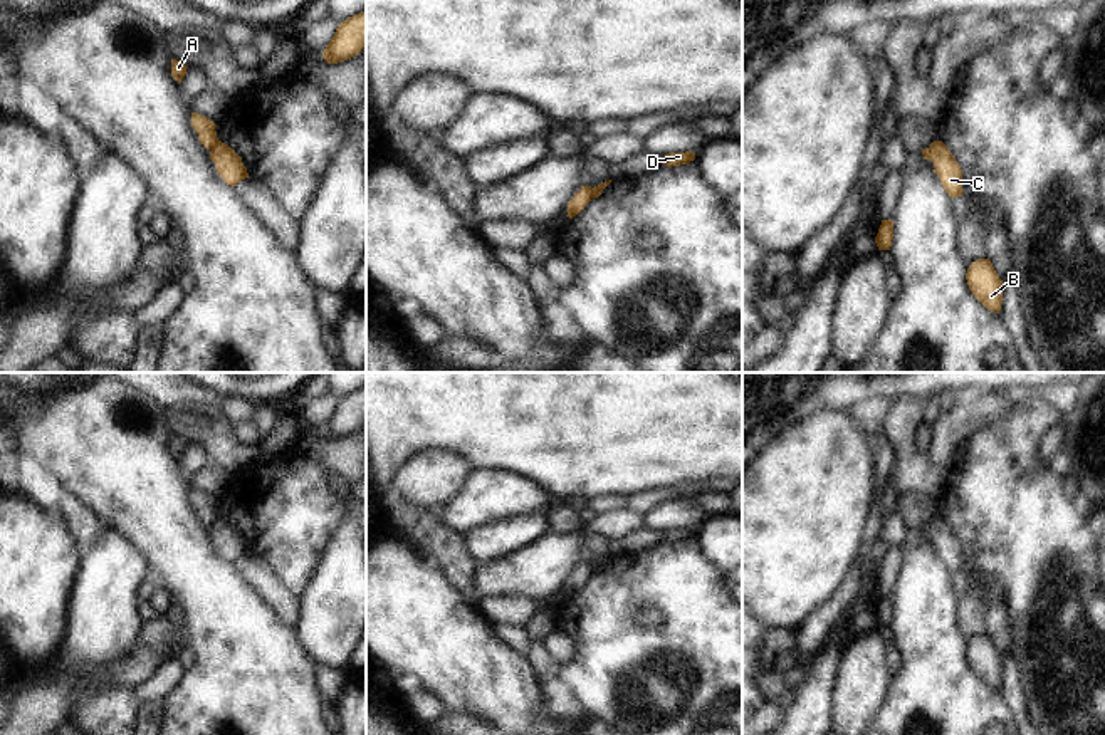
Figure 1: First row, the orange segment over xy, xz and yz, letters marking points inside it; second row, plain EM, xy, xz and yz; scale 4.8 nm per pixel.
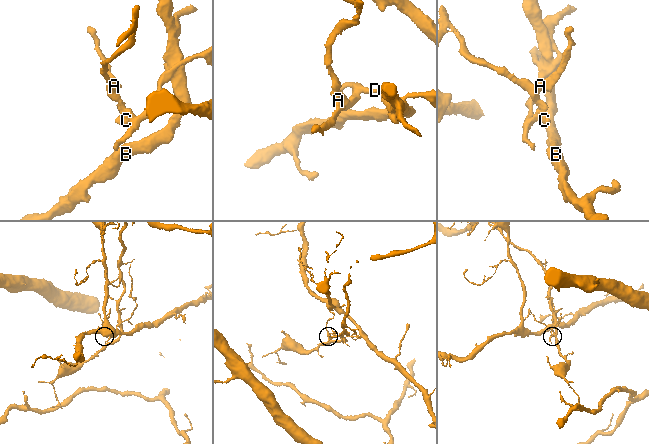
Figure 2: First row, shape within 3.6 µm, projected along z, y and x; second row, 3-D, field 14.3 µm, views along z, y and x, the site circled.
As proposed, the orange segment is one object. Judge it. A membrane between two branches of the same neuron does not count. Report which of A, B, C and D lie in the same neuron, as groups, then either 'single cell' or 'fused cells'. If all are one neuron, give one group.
groups A / B C D; fused cells

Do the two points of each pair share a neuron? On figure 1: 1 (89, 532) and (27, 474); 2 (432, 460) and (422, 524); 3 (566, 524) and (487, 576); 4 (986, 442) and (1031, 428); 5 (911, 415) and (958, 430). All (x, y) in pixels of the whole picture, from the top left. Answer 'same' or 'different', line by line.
1: same
2: different
3: different
4: same
5: different

